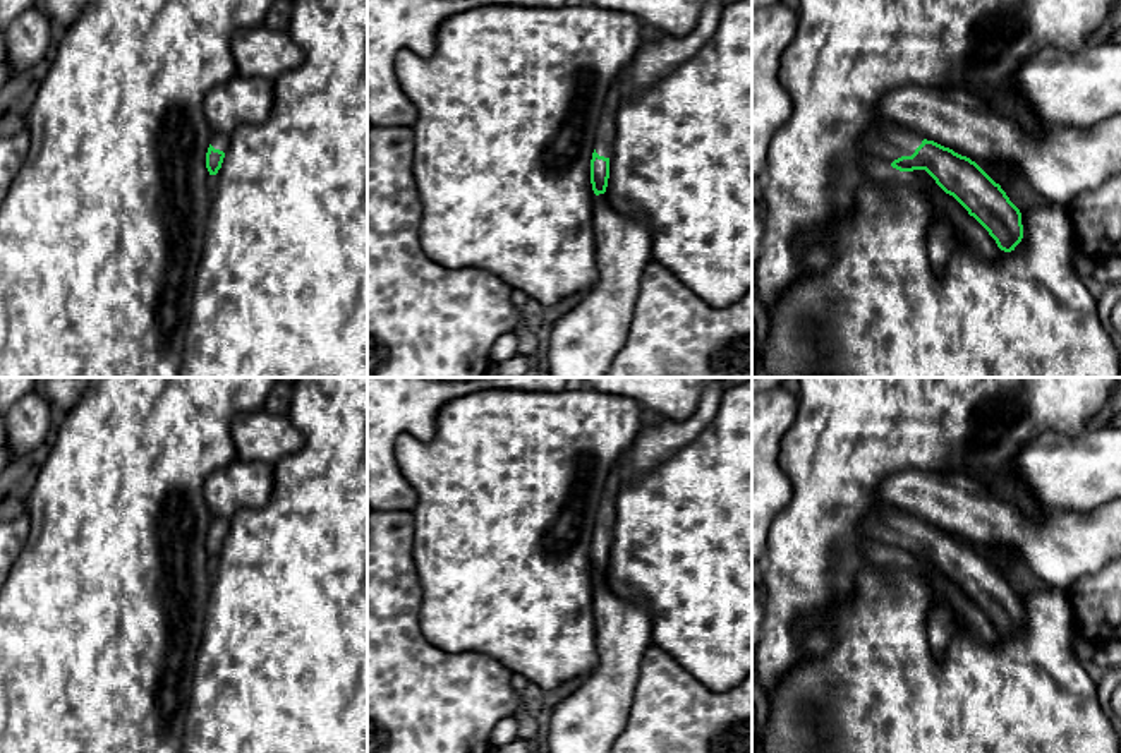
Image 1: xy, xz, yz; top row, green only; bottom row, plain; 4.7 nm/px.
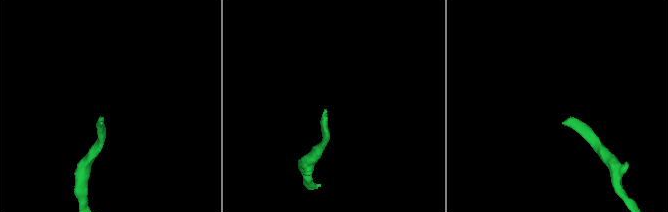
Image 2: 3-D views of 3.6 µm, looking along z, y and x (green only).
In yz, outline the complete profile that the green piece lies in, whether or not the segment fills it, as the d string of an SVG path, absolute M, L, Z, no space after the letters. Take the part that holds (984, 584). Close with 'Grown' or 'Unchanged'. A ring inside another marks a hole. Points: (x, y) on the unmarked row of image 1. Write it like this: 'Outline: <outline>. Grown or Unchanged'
Outline: M898 509L869 515L862 532L900 556L925 554L989 616L1001 635L1011 636L1021 626L1020 593L970 542Z. Grown

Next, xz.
Outline: M724 377L709 384L702 391L695 412L683 422L642 425L628 451L615 465L604 485L591 544L591 568L596 580L604 578L608 571L609 540L616 516L615 503L621 485L639 480L694 441L716 417L724 389Z. Grown

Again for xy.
Outline: M215 518L211 528L206 537L206 552L209 559L216 559L221 552L225 533L227 533L228 520Z. Grown

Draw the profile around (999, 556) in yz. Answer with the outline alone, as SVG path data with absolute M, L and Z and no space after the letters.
M987 545L980 547L979 551L999 569L1009 568L1018 561L1015 552L1004 545Z

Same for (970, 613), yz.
M939 569L932 571L929 578L942 599L960 614L961 621L968 624L979 638L991 645L999 642L1001 633L996 624L953 580L946 578Z

